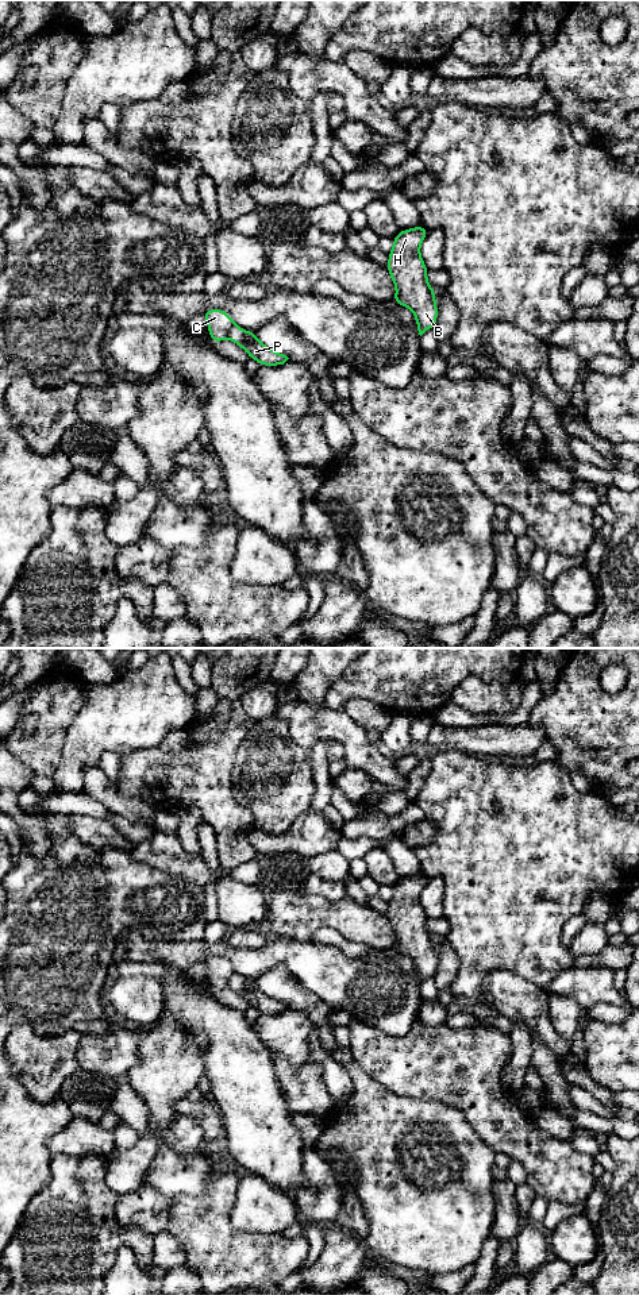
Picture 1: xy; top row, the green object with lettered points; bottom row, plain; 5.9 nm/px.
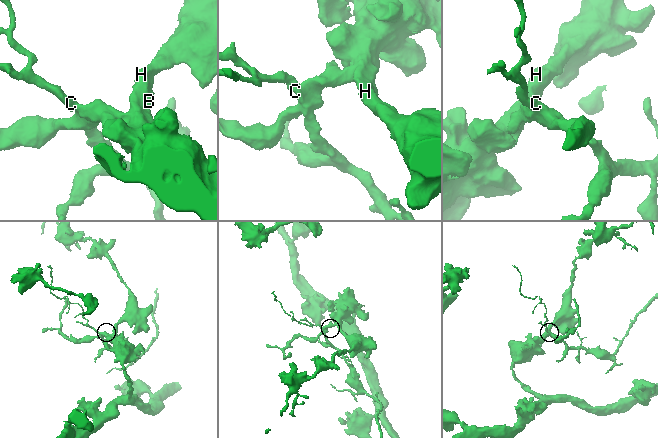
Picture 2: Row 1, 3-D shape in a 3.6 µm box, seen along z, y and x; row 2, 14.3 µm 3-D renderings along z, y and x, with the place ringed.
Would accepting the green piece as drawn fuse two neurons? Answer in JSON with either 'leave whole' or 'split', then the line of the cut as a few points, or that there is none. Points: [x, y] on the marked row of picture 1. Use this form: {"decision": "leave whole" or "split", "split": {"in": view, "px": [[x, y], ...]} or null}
{"decision": "split", "split": {"in": "xy", "px": [[234, 323], [226, 336]]}}

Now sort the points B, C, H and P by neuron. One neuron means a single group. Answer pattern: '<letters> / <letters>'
B H P / C

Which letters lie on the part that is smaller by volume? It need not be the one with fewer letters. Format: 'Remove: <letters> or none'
Remove: C

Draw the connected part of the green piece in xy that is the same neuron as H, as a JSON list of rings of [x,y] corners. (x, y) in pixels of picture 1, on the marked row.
[[[421,224],[399,231],[386,263],[396,288],[396,296],[390,301],[412,311],[420,336],[434,329],[438,321],[435,289],[428,284],[428,269],[420,255],[427,234],[428,228]]]

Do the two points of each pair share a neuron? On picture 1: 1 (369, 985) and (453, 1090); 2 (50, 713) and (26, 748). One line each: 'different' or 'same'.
1: different
2: same

